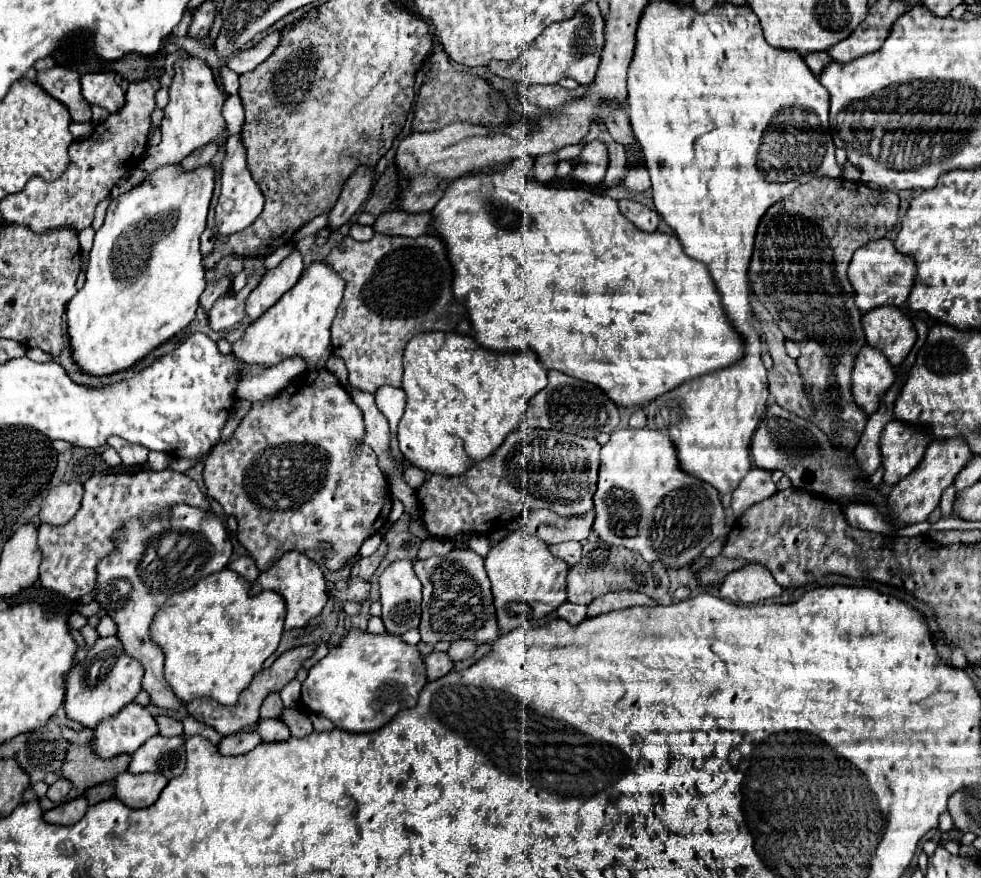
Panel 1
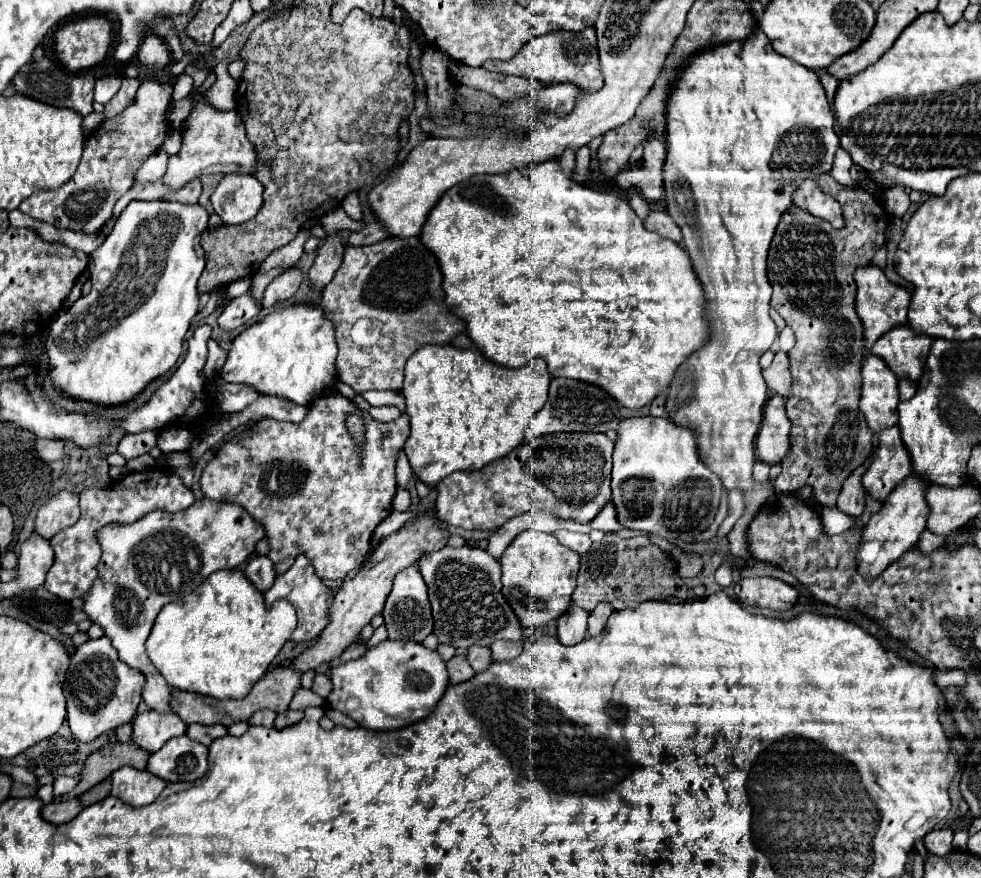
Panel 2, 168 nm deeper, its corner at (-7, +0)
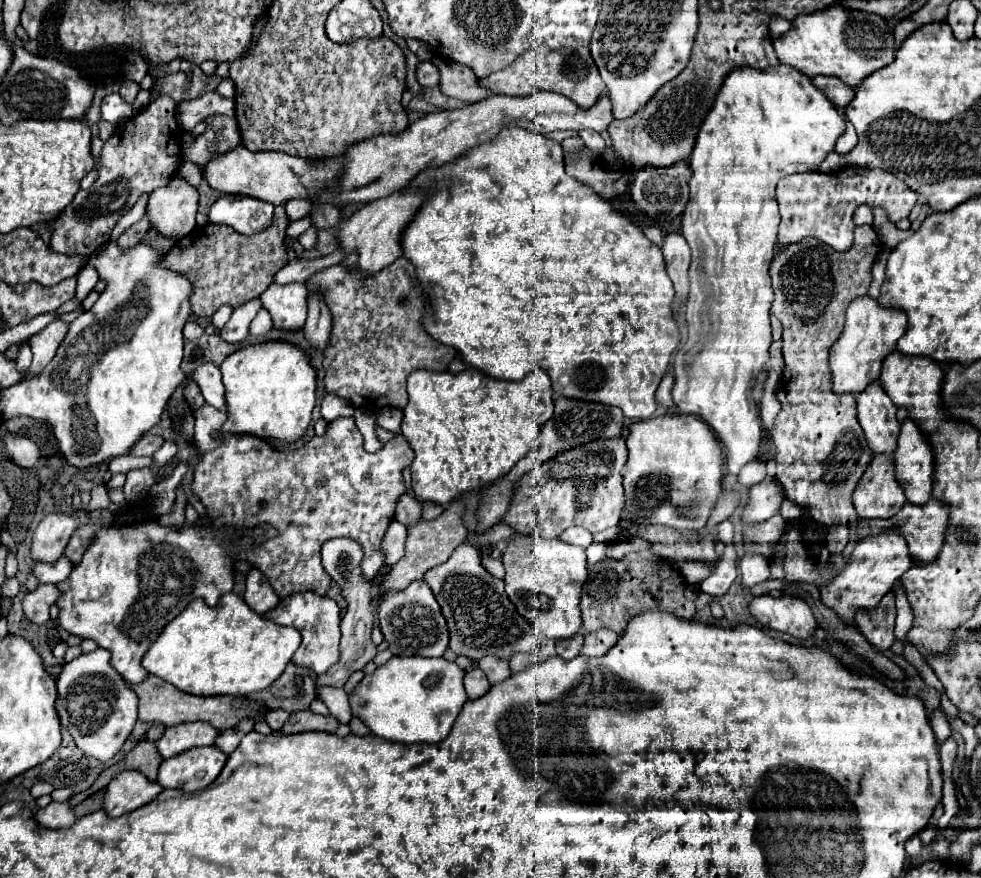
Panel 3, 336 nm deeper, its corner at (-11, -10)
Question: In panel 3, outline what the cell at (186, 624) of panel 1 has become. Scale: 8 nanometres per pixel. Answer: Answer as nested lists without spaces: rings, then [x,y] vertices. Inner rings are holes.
[[[230,592],[224,594],[224,598],[220,598],[214,608],[210,608],[200,598],[192,602],[186,610],[182,610],[144,654],[142,666],[148,670],[148,674],[154,674],[164,682],[170,682],[178,690],[194,696],[246,696],[268,688],[284,672],[298,646],[300,632],[296,628],[284,628],[256,614],[238,594]]]

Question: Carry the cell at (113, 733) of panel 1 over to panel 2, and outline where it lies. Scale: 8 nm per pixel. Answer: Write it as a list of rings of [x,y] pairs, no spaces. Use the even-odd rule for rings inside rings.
[[[142,712],[132,720],[132,744],[140,746],[146,752],[156,752],[164,746],[166,740],[174,736],[182,736],[186,732],[186,724],[172,712]]]

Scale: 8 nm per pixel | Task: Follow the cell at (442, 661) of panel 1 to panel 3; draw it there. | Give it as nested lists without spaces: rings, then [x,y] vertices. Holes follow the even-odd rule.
[[[474,668],[474,670],[466,672],[466,676],[464,676],[464,688],[468,692],[468,698],[476,700],[476,698],[484,696],[490,690],[490,682],[488,682],[488,678],[484,676],[484,672],[480,668]]]

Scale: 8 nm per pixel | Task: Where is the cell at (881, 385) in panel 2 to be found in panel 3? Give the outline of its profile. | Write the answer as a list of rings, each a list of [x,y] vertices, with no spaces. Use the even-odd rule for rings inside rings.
[[[874,382],[864,390],[864,394],[858,394],[856,404],[856,418],[864,430],[870,450],[874,454],[892,454],[900,434],[900,422],[896,420],[898,408],[888,394],[884,394],[880,382]]]

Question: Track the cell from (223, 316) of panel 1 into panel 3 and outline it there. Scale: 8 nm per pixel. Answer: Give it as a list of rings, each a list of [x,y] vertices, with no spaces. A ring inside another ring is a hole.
[[[248,302],[244,306],[238,306],[232,312],[230,320],[224,324],[224,328],[220,330],[220,338],[226,340],[226,342],[232,342],[232,344],[244,342],[246,336],[248,336],[248,326],[250,326],[250,322],[254,320],[254,316],[260,308],[262,308],[260,302]]]

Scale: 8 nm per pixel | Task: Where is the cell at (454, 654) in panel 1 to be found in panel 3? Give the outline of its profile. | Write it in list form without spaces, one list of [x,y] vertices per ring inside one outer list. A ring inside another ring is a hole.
[[[488,656],[488,658],[480,660],[480,662],[478,662],[478,666],[484,670],[484,674],[488,676],[488,680],[490,680],[492,684],[504,682],[504,680],[512,674],[512,670],[510,670],[508,662],[506,662],[506,660],[502,660],[502,658],[496,658],[496,656]]]

